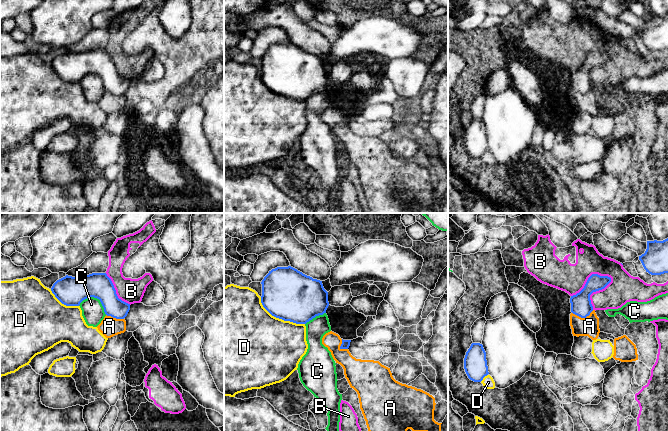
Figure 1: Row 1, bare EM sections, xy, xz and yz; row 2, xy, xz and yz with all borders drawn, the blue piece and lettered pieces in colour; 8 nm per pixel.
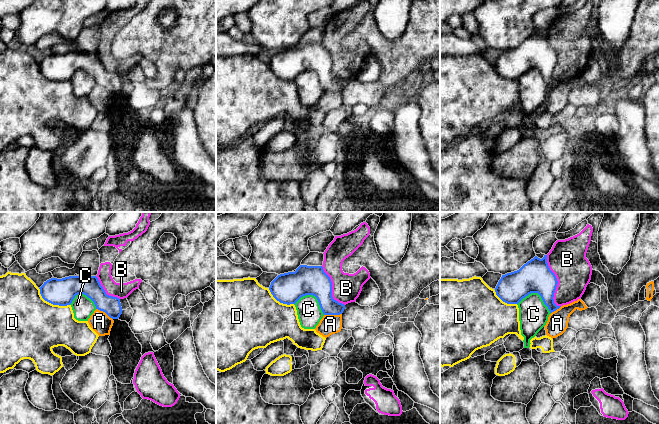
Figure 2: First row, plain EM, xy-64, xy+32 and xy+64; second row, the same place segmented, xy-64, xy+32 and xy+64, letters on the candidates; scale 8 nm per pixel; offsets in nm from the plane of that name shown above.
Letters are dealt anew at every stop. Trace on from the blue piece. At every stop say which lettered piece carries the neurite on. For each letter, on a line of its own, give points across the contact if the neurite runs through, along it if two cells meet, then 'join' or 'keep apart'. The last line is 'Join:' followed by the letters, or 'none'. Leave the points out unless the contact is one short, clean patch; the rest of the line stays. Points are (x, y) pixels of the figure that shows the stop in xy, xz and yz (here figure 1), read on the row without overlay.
A: along yz (593, 86), (585, 93), (579, 93), (572, 89) | keep apart
B: keep apart
C: keep apart
D: keep apart
Join: none

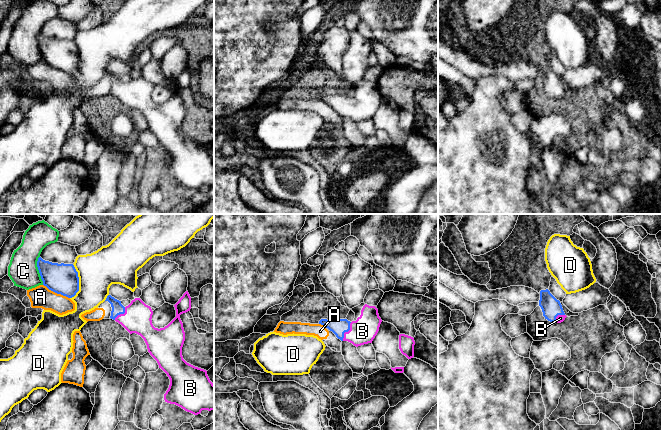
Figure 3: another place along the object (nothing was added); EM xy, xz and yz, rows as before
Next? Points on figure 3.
A: keep apart
B: across xz (338, 102), (346, 107), (362, 107) | join
C: keep apart
D: keep apart
Join: B

